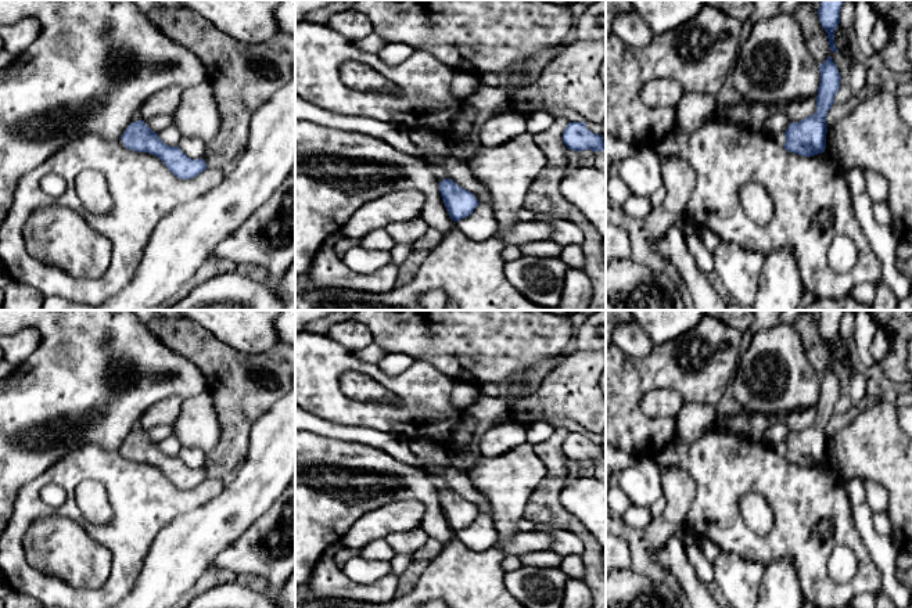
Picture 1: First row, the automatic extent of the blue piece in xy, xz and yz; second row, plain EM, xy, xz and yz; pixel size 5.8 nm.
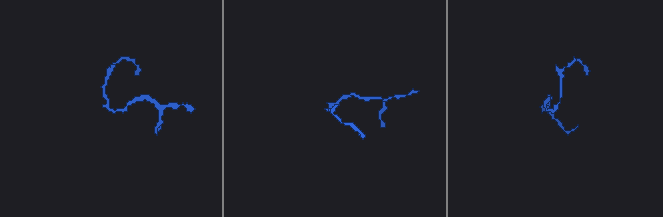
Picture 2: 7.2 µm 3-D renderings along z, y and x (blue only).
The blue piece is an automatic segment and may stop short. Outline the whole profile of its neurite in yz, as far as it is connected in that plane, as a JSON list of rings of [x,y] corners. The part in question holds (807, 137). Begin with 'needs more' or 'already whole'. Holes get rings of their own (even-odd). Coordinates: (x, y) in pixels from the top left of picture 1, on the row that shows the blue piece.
needs more; [[[832,57],[819,65],[821,83],[816,96],[816,112],[797,123],[791,122],[786,132],[771,136],[789,152],[803,157],[814,157],[826,148],[826,115],[834,104],[834,96],[840,89],[840,72]]]

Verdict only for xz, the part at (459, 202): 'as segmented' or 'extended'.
extended

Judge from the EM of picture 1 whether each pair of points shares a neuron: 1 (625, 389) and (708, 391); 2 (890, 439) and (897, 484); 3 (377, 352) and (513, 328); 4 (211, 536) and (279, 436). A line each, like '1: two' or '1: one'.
1: one
2: one
3: two
4: one

